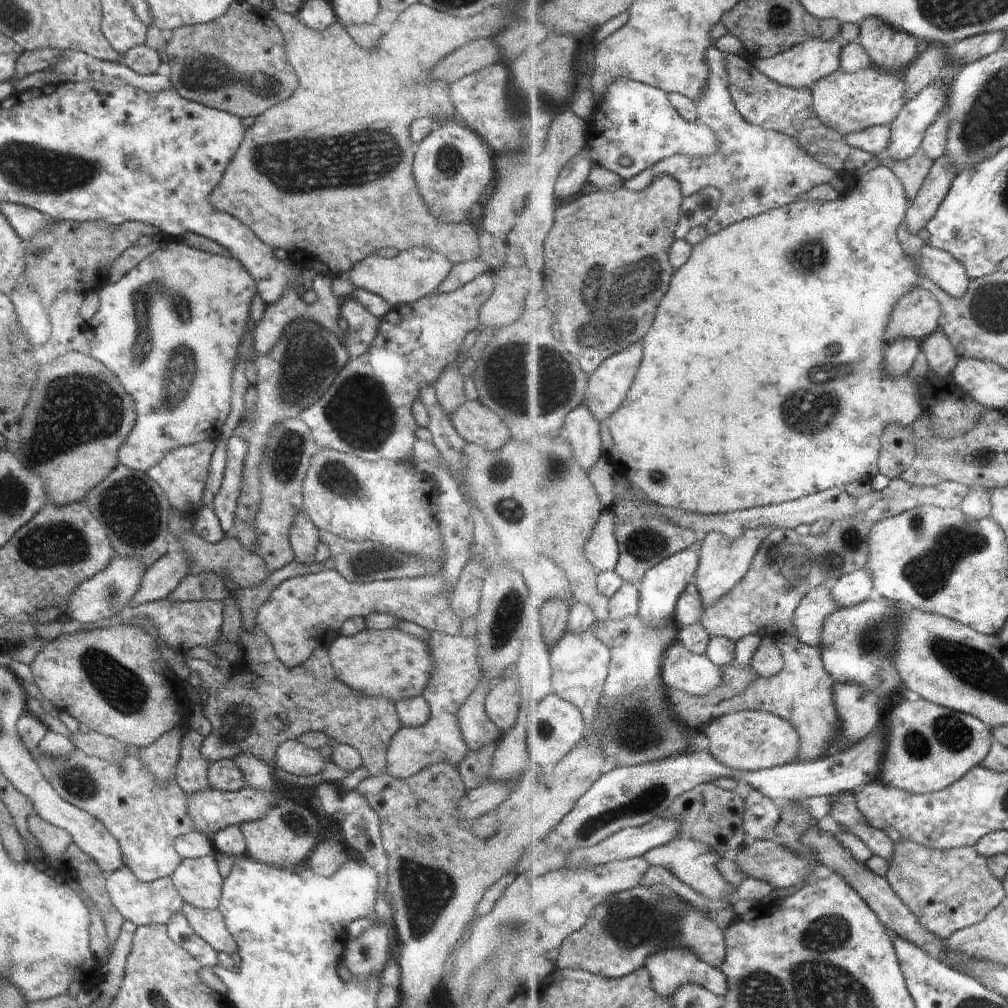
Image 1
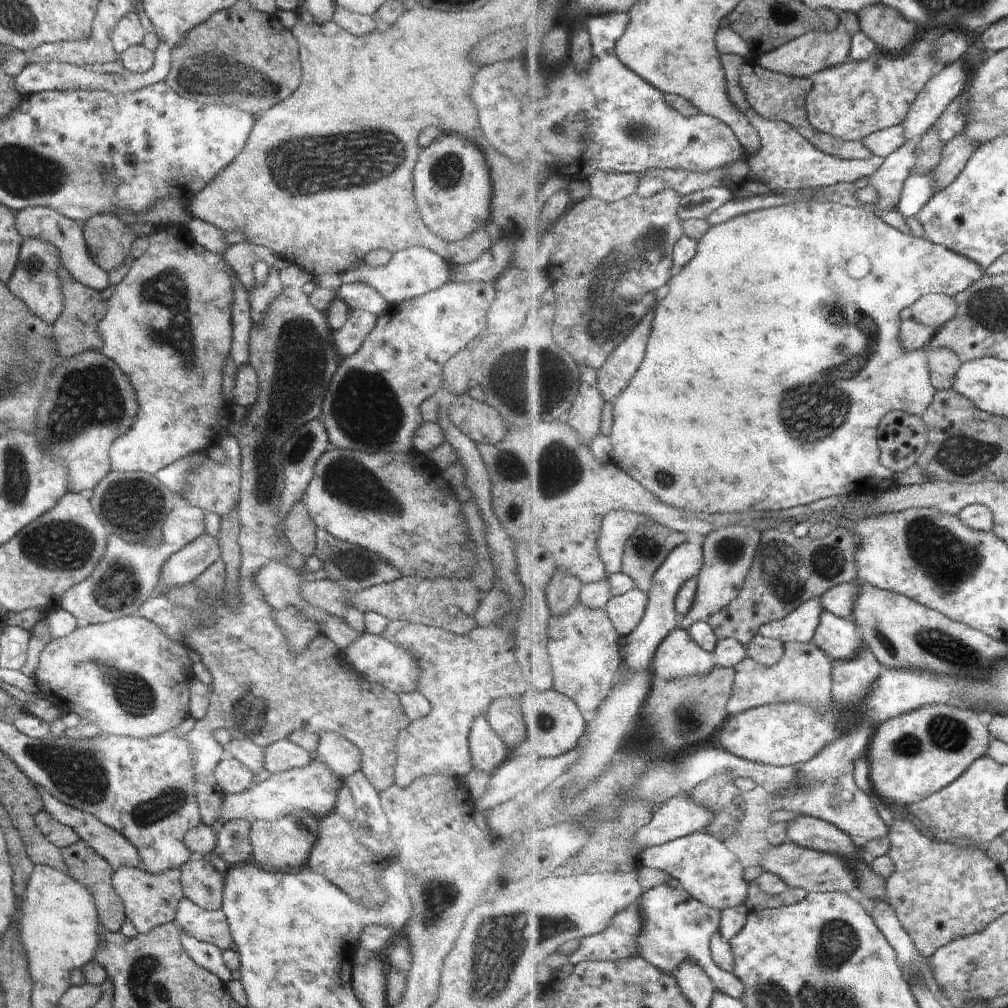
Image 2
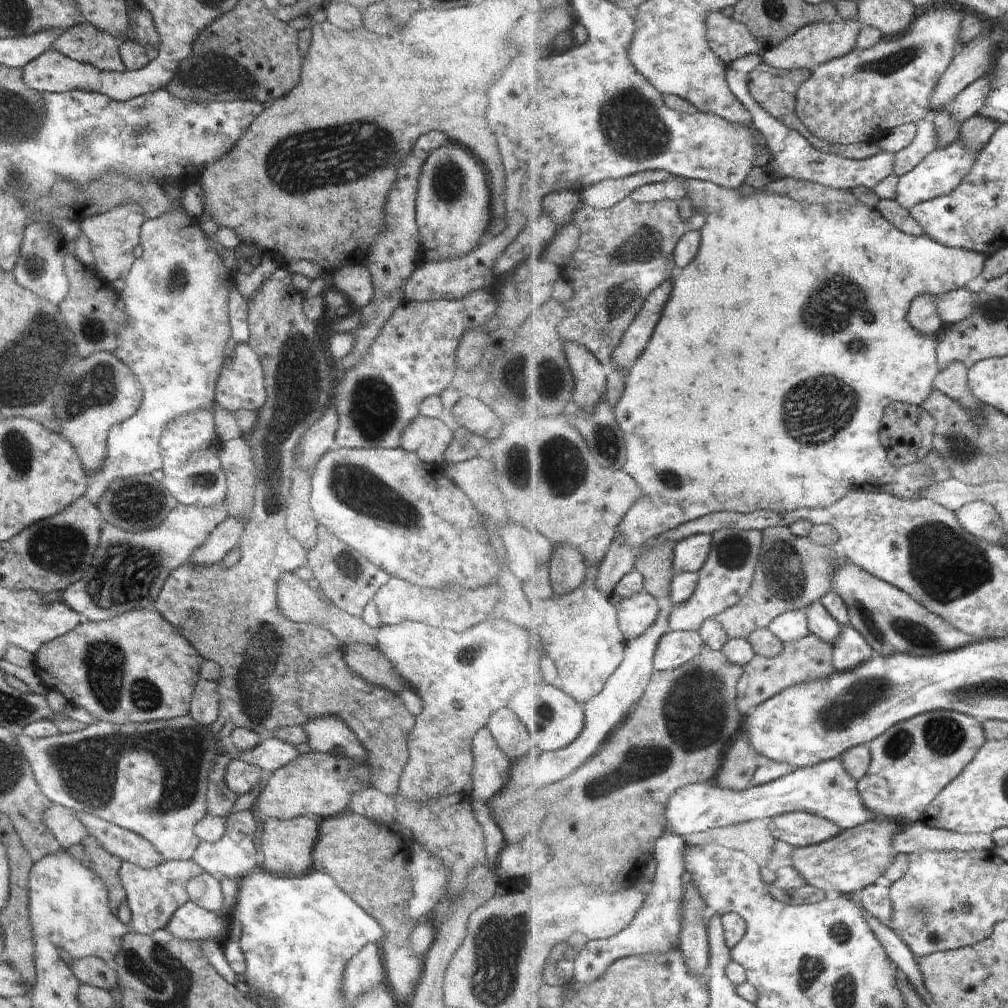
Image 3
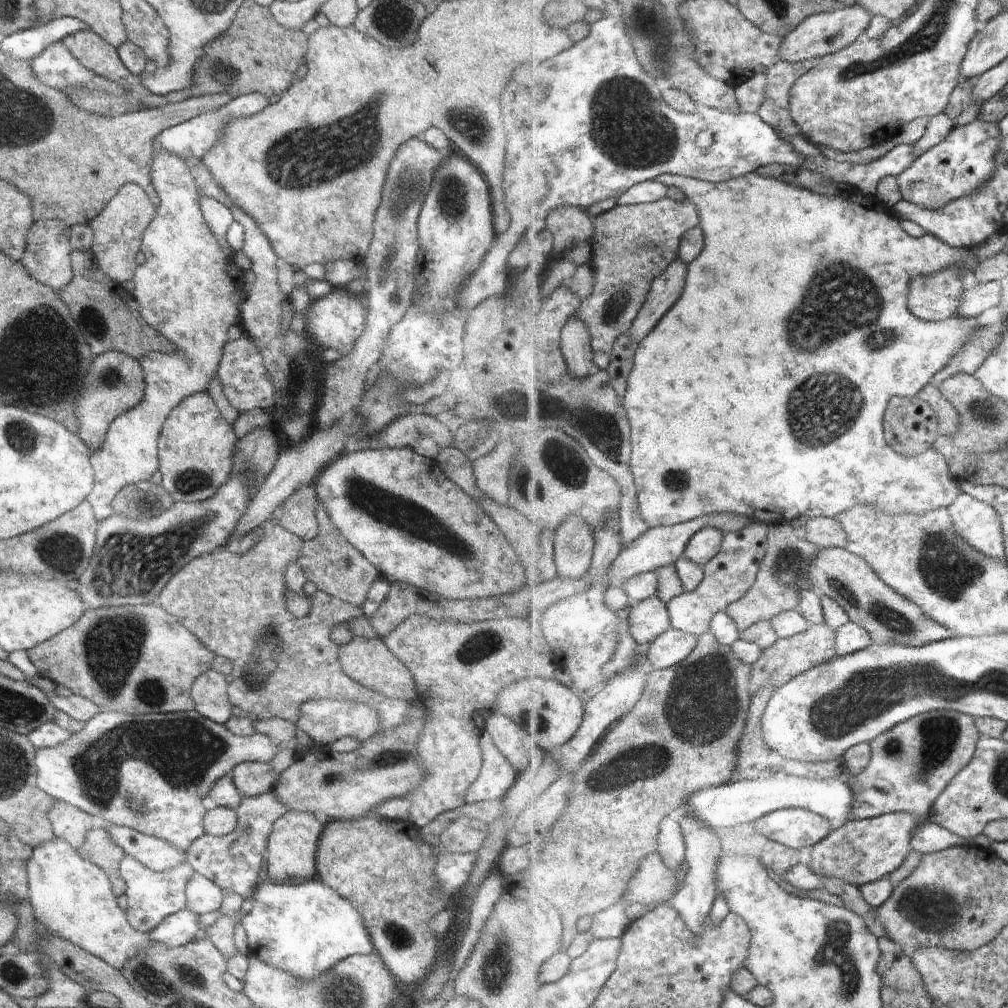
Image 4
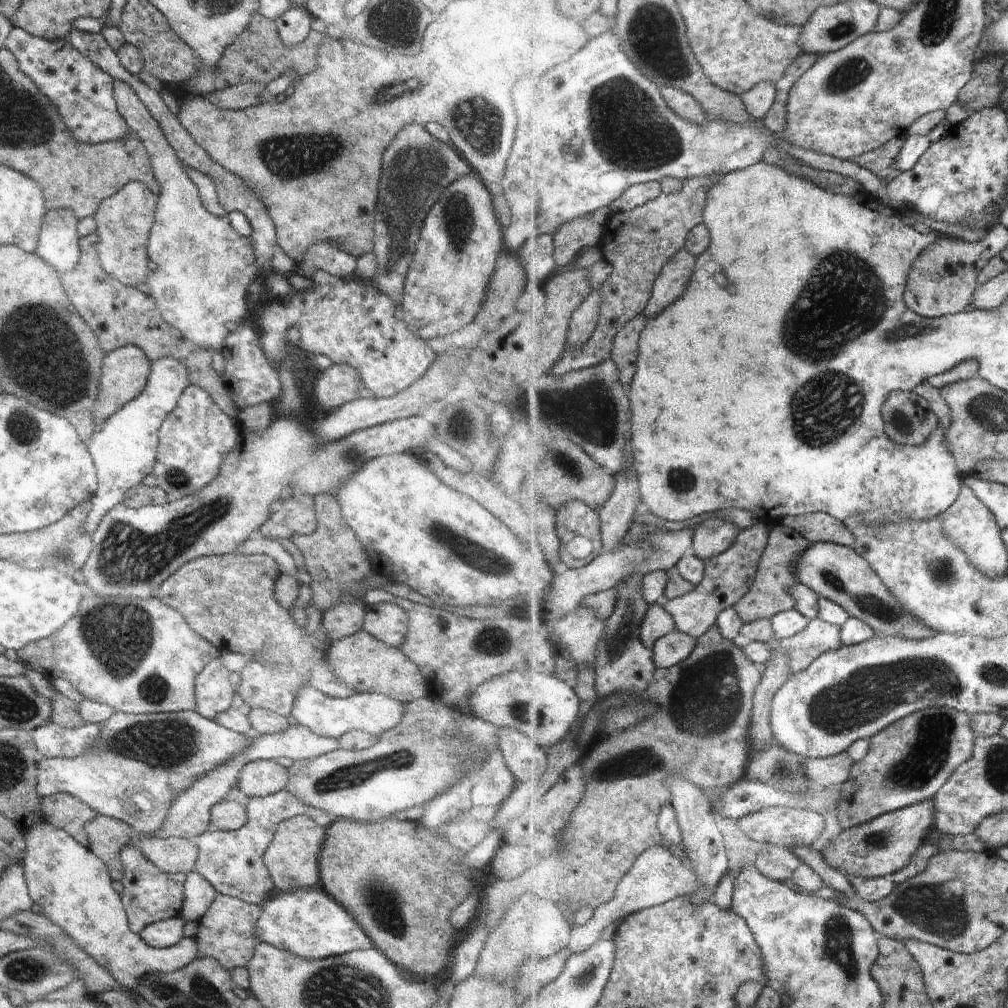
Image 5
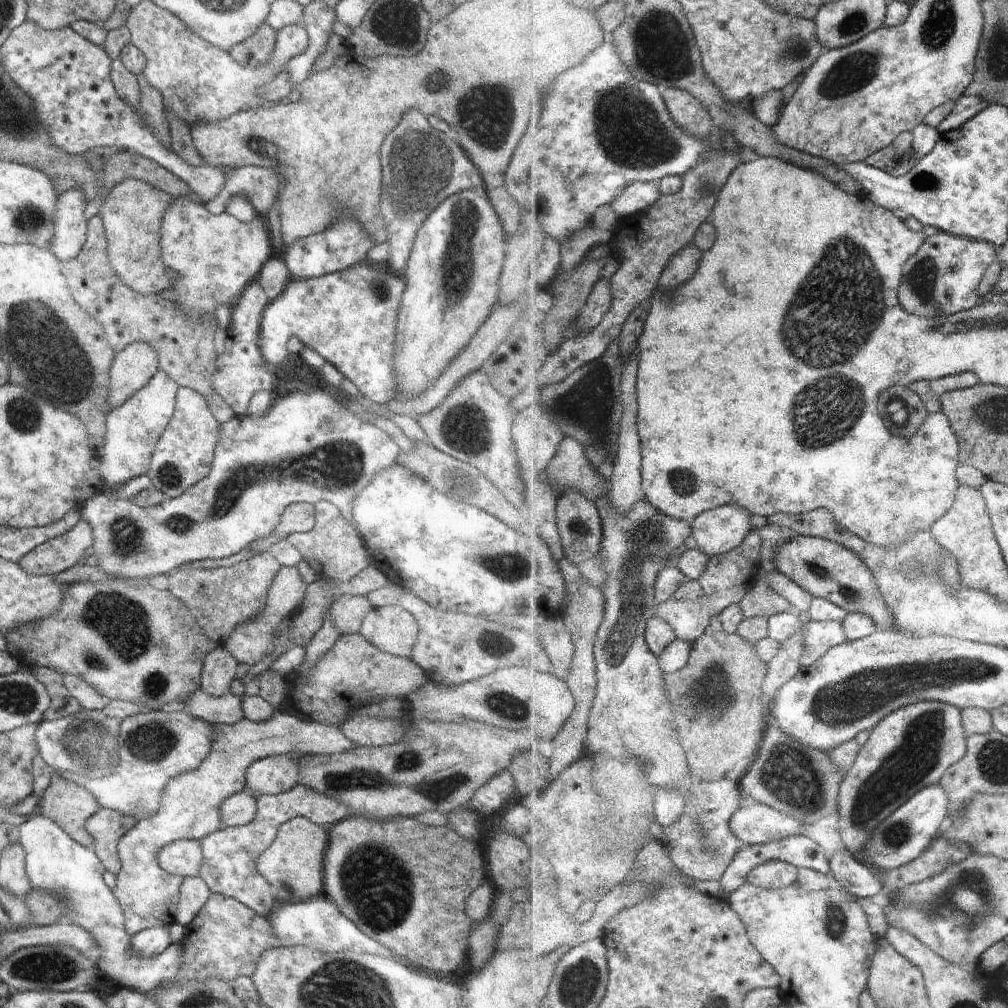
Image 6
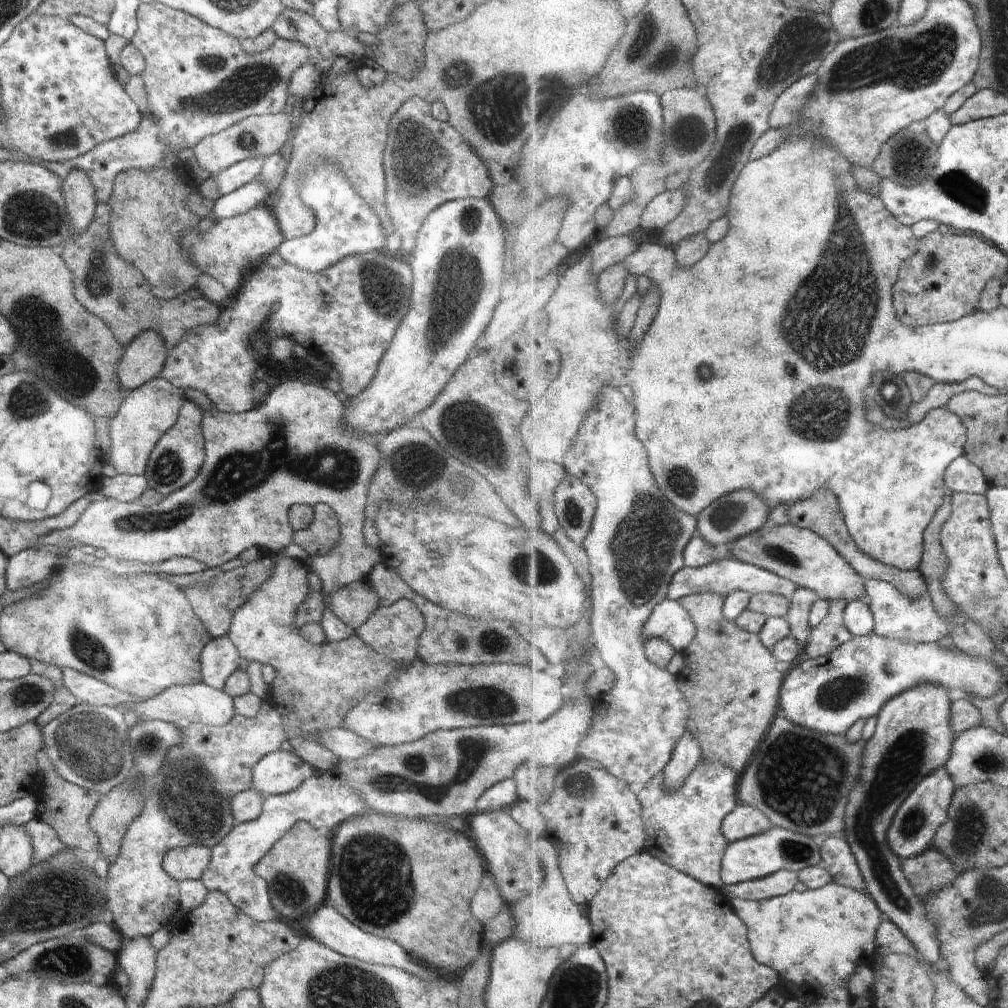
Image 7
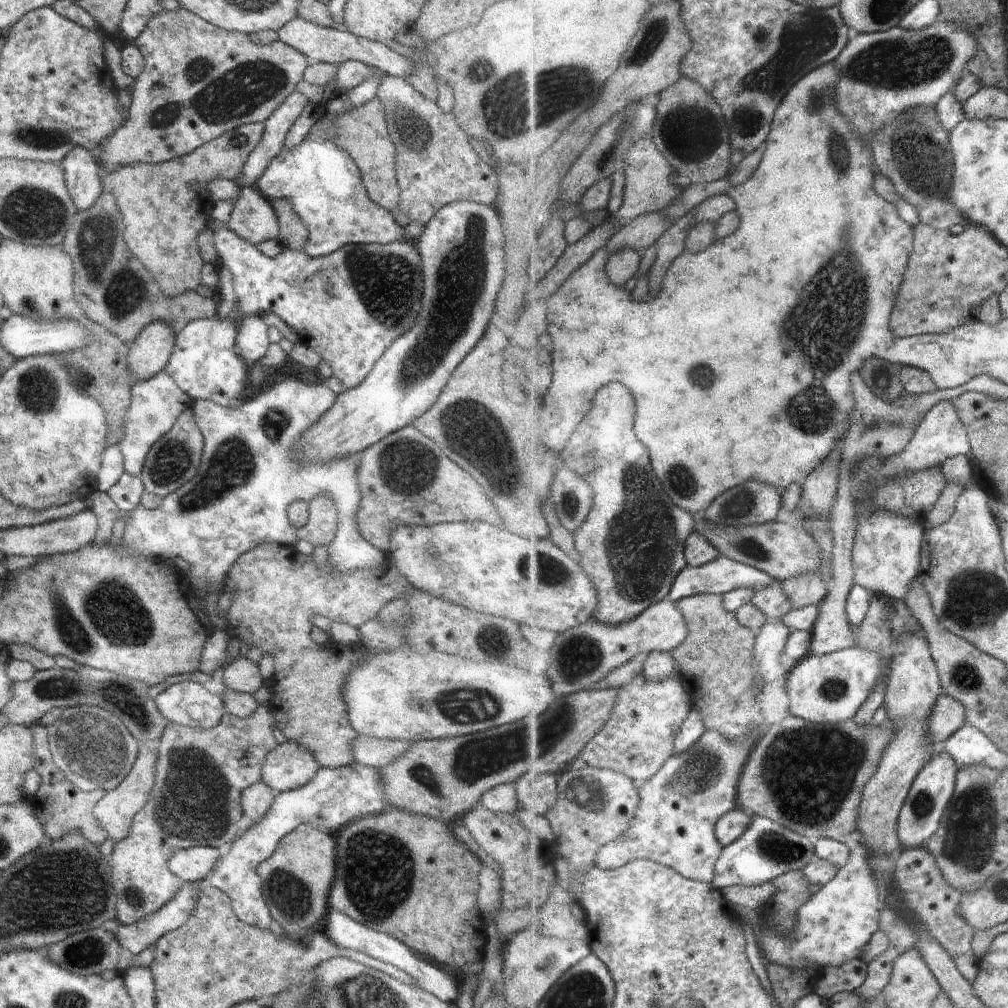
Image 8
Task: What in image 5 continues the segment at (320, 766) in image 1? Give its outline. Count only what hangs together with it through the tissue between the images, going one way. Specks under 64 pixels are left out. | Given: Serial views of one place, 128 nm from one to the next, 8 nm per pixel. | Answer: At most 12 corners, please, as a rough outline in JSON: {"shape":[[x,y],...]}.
{"shape":[[194,711],[102,723],[78,758],[37,765],[72,794],[147,835],[246,736]]}

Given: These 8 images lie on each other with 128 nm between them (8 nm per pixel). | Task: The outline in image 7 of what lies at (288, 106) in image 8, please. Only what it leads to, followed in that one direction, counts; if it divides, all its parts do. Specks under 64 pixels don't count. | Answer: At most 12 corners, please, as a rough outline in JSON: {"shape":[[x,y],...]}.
{"shape":[[264,156],[213,174],[220,197],[254,181]]}

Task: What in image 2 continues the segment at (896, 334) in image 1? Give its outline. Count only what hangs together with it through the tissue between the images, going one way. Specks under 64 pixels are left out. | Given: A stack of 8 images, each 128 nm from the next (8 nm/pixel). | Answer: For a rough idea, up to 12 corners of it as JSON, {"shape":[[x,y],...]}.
{"shape":[[932,293],[908,313],[941,330],[956,318],[956,295]]}

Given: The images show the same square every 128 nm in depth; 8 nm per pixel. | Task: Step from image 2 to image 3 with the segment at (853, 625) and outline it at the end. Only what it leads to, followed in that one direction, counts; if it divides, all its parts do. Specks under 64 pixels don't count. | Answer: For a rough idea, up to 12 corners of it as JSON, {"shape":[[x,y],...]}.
{"shape":[[822,601],[805,611],[811,632],[832,645],[842,638],[845,624],[838,622]]}

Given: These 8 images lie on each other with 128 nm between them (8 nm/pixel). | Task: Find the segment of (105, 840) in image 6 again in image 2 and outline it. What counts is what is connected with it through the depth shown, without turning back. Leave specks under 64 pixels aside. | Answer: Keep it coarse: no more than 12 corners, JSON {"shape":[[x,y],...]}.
{"shape":[[83,840],[62,847],[69,874],[92,892],[105,932],[127,916],[114,868]]}

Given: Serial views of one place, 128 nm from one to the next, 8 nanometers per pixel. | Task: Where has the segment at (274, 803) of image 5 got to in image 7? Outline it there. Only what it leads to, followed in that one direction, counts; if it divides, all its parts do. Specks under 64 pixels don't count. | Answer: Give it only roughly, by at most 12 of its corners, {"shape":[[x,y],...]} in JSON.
{"shape":[[332,771],[266,795],[210,848],[200,880],[256,922],[279,918],[254,865],[296,822],[331,834],[368,811]]}

